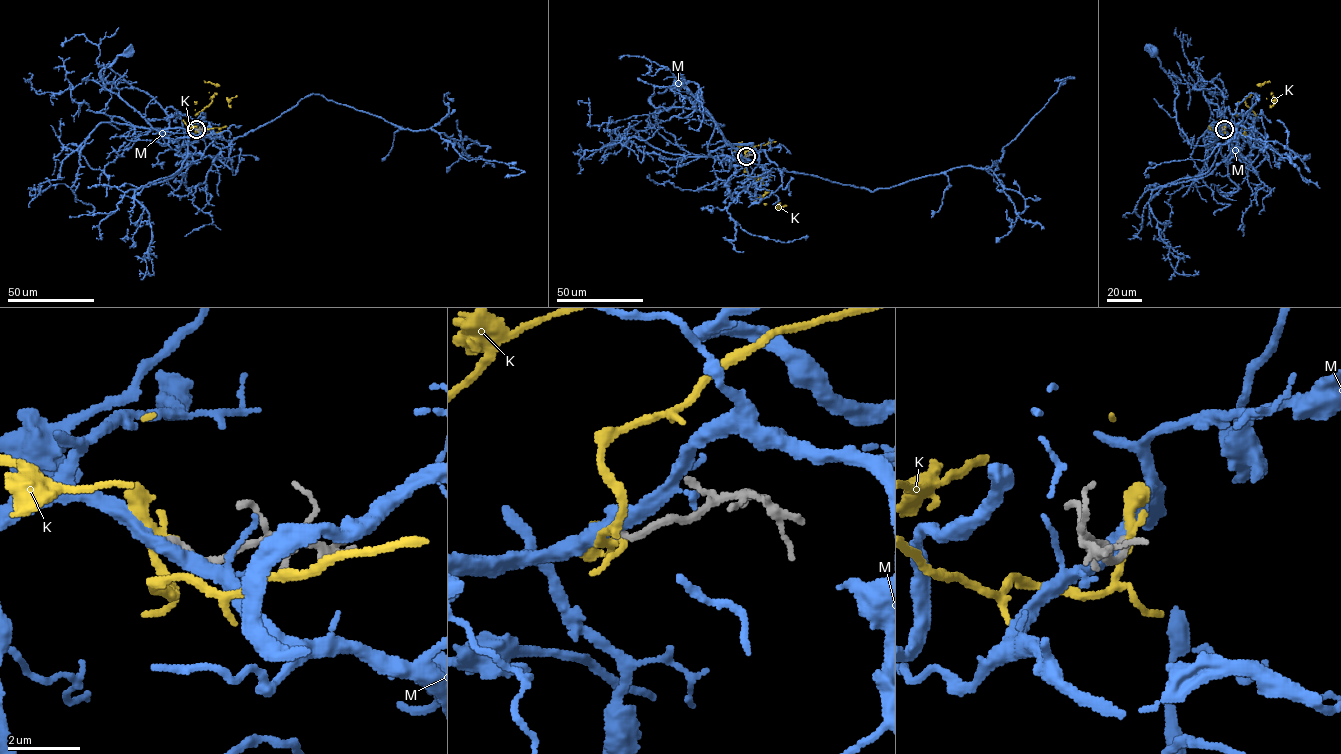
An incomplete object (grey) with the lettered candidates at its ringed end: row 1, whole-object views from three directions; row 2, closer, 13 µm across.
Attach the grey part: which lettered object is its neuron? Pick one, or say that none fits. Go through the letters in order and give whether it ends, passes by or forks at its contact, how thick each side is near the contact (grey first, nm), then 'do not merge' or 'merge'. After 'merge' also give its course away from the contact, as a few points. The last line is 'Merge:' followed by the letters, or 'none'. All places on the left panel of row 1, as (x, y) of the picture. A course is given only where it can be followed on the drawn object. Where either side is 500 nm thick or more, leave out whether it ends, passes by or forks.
K: it passes by; calibres 220 and 200 nm; merge; course (196, 129), (196, 114), (209, 105), (215, 94), (209, 93), (205, 82), (219, 84)
M: it passes by; calibres 220 and 440 nm; do not merge
Merge: K

